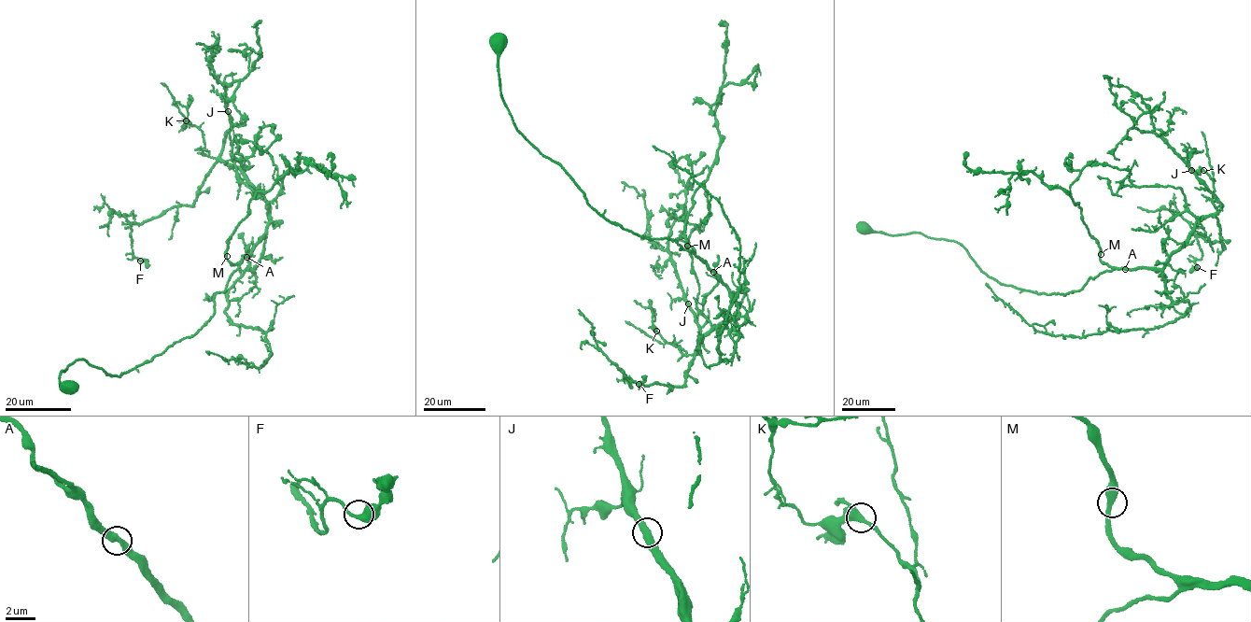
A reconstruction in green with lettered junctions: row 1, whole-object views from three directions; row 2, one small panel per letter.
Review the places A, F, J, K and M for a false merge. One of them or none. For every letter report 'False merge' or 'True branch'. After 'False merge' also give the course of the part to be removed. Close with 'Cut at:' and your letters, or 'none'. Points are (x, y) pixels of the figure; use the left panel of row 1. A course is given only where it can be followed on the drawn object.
A: True branch
F: True branch
J: True branch
K: True branch
M: True branch
Cut at: none

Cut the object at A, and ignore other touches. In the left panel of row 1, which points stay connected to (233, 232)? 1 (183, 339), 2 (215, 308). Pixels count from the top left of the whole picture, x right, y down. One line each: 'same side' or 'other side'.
1: other side
2: other side

